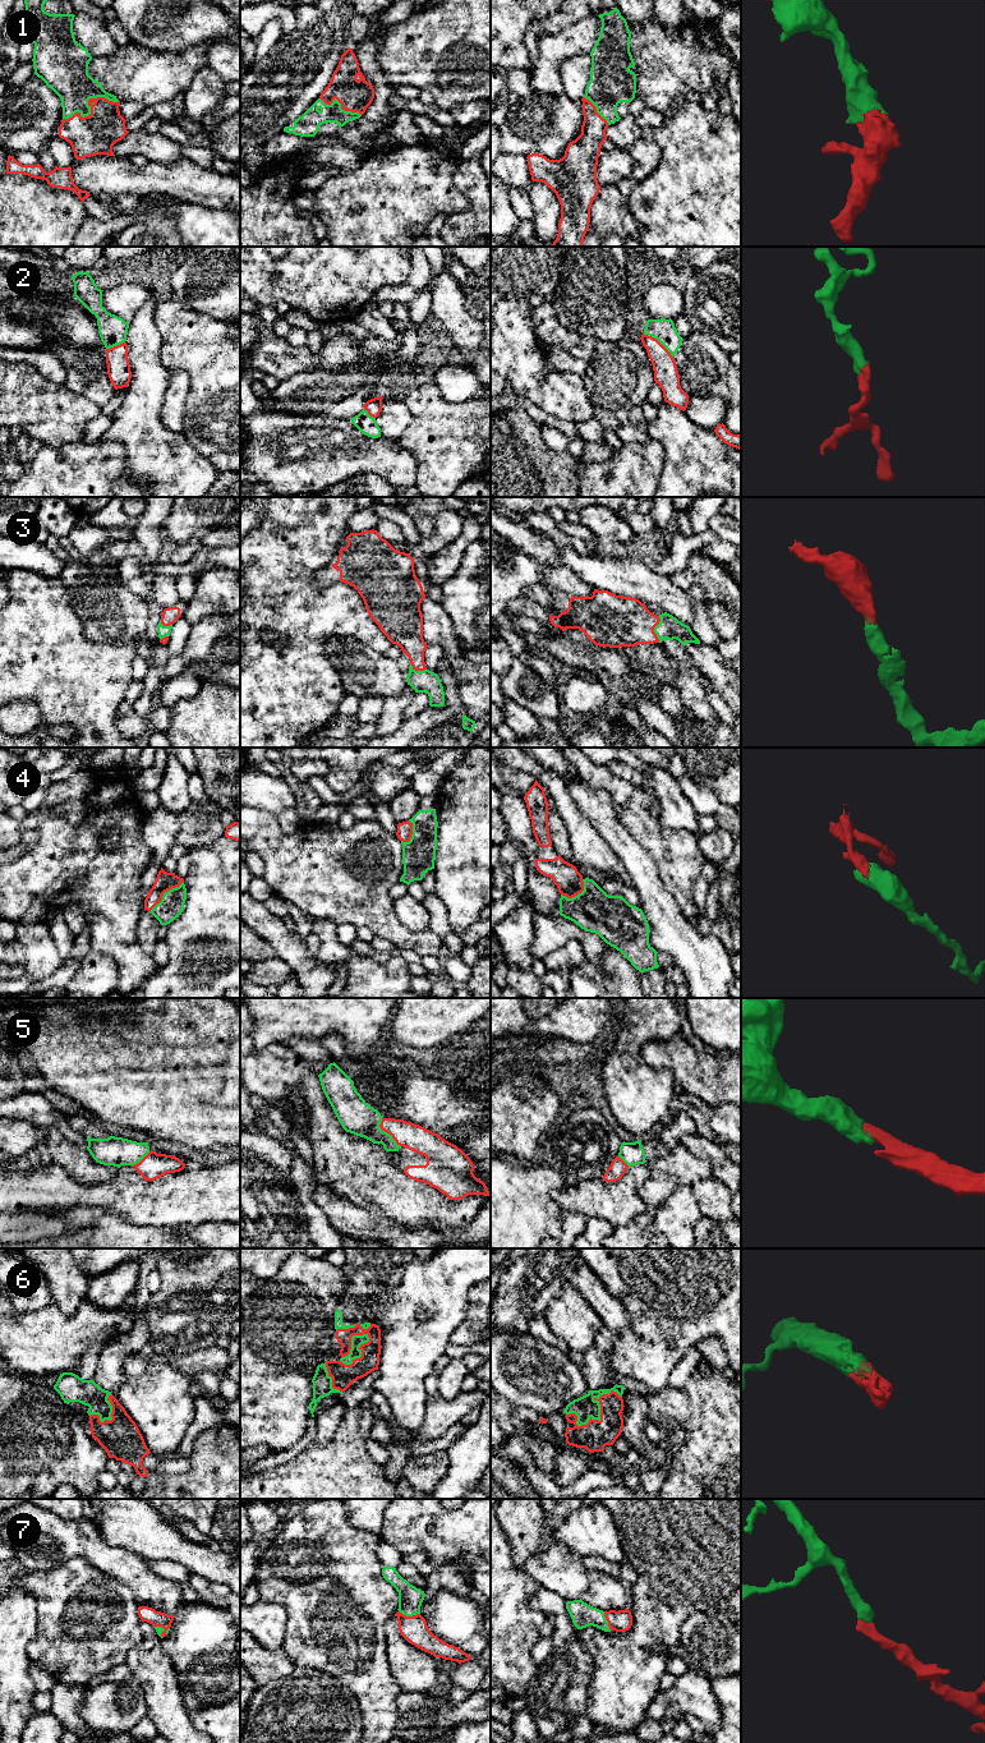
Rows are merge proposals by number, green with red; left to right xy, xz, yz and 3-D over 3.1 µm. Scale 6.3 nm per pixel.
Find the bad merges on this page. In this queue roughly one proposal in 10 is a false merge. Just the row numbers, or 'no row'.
no row

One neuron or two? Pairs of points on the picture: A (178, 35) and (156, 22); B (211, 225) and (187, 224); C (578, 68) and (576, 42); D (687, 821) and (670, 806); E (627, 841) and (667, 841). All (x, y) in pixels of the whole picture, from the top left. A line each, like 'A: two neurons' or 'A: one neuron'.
A: one neuron
B: one neuron
C: two neurons
D: one neuron
E: two neurons

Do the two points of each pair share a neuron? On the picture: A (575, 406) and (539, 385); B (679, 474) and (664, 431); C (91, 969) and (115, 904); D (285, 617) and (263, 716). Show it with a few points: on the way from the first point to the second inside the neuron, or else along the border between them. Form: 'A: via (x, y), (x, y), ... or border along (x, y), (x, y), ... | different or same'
A: via (566, 398), (548, 389) | same
B: via (679, 464), (679, 445), (675, 441) | same
C: border along (91, 951), (109, 956), (115, 962), (118, 974) | different
D: via (295, 642), (295, 677), (281, 691) | same

